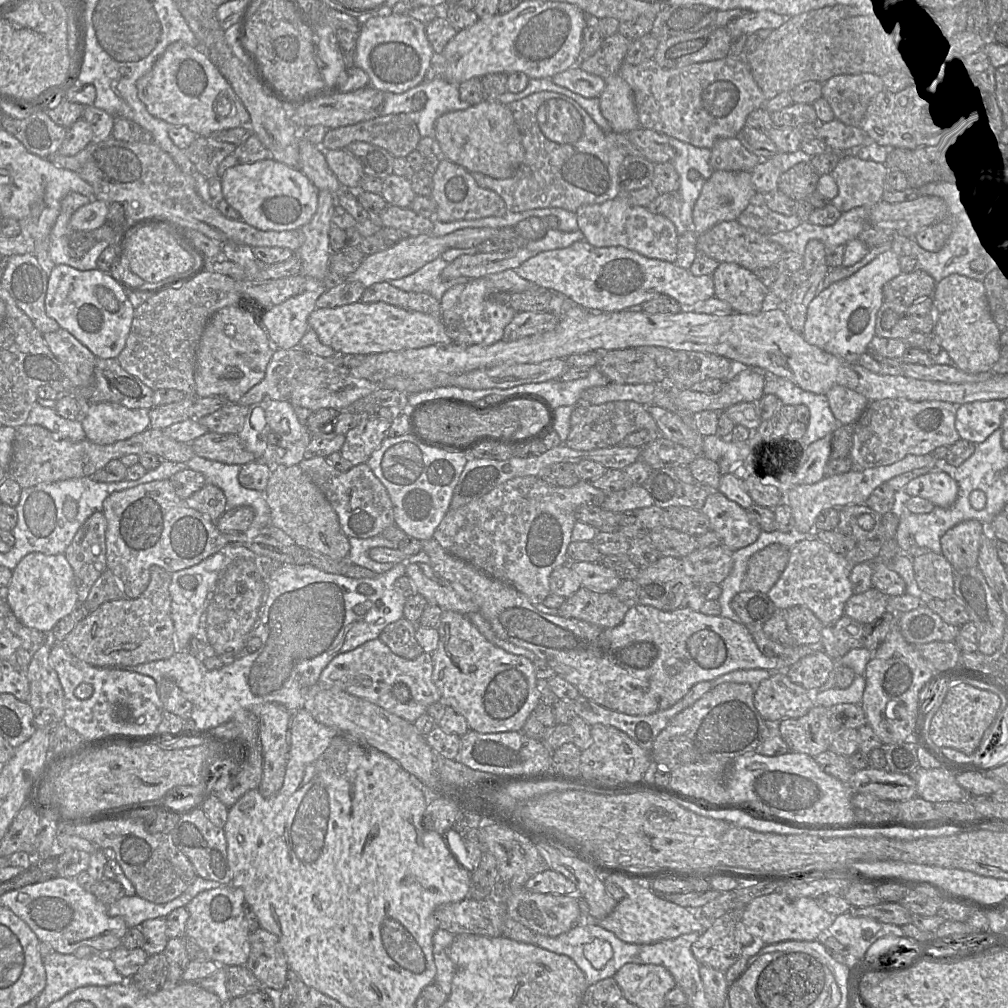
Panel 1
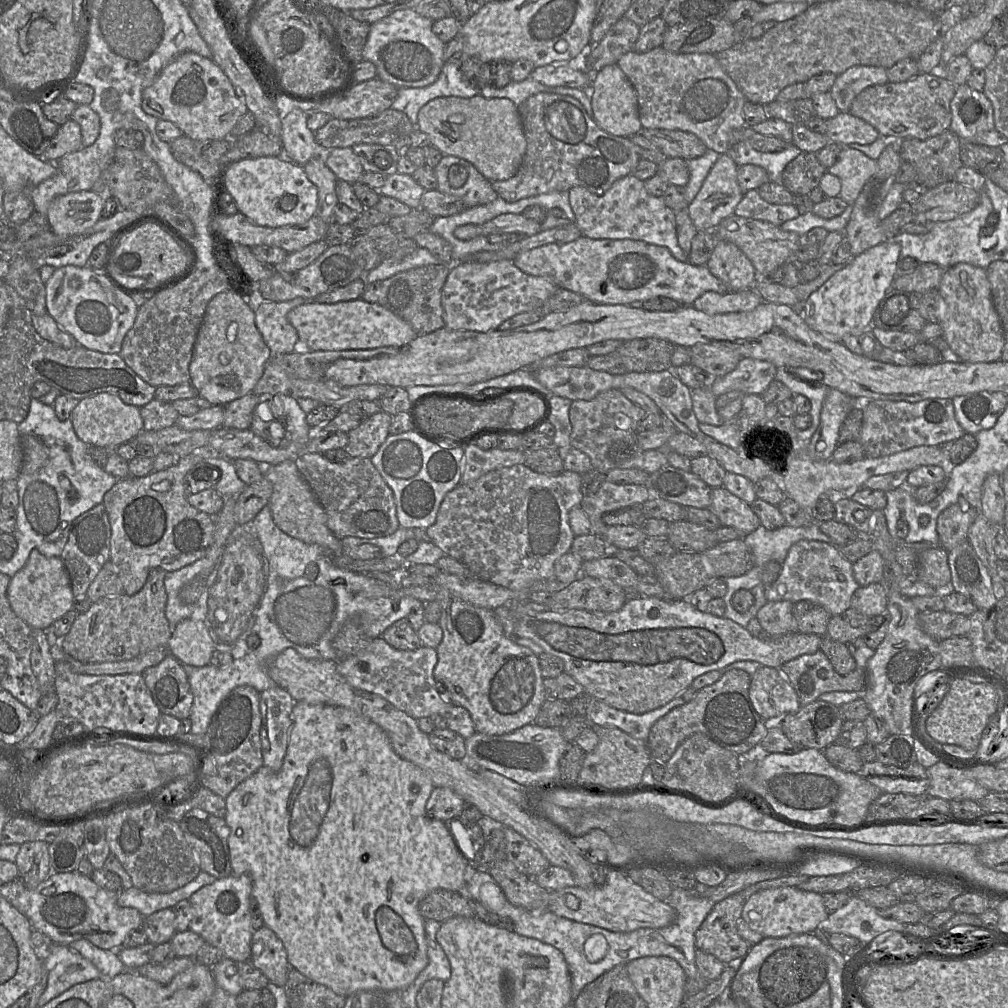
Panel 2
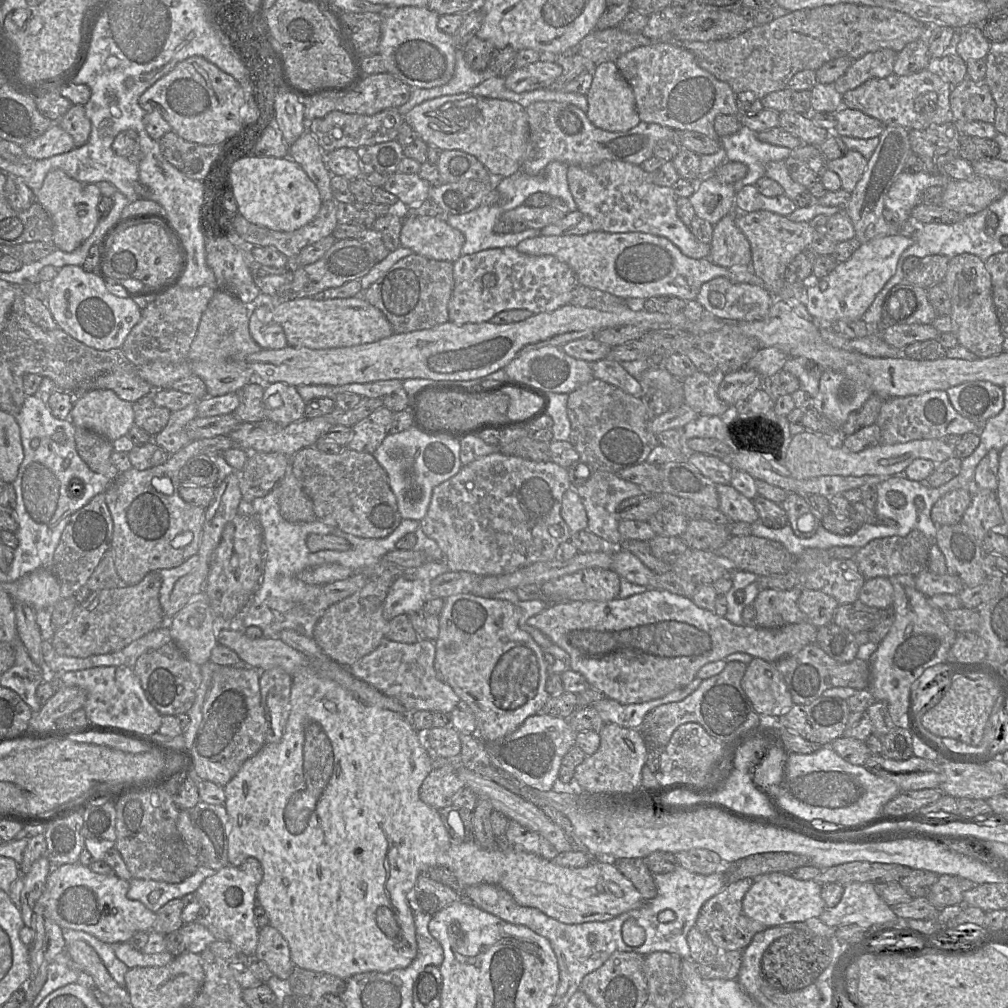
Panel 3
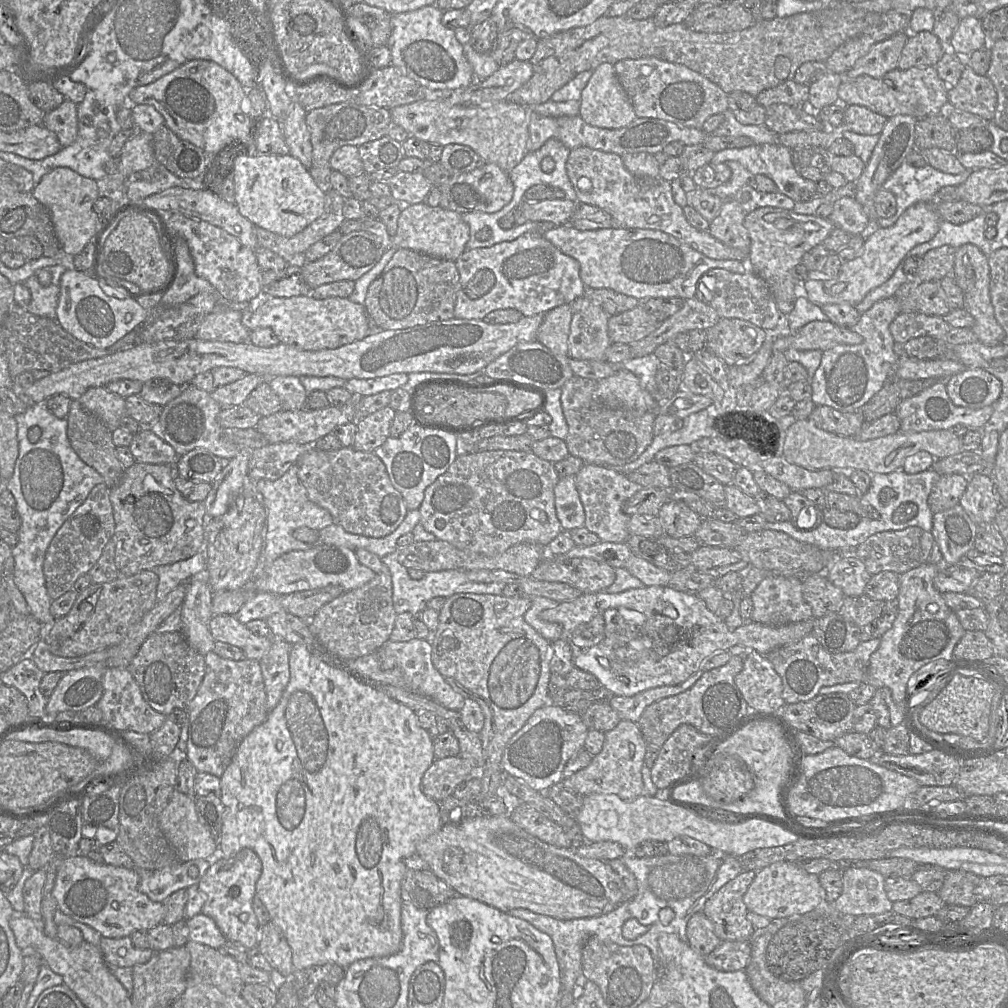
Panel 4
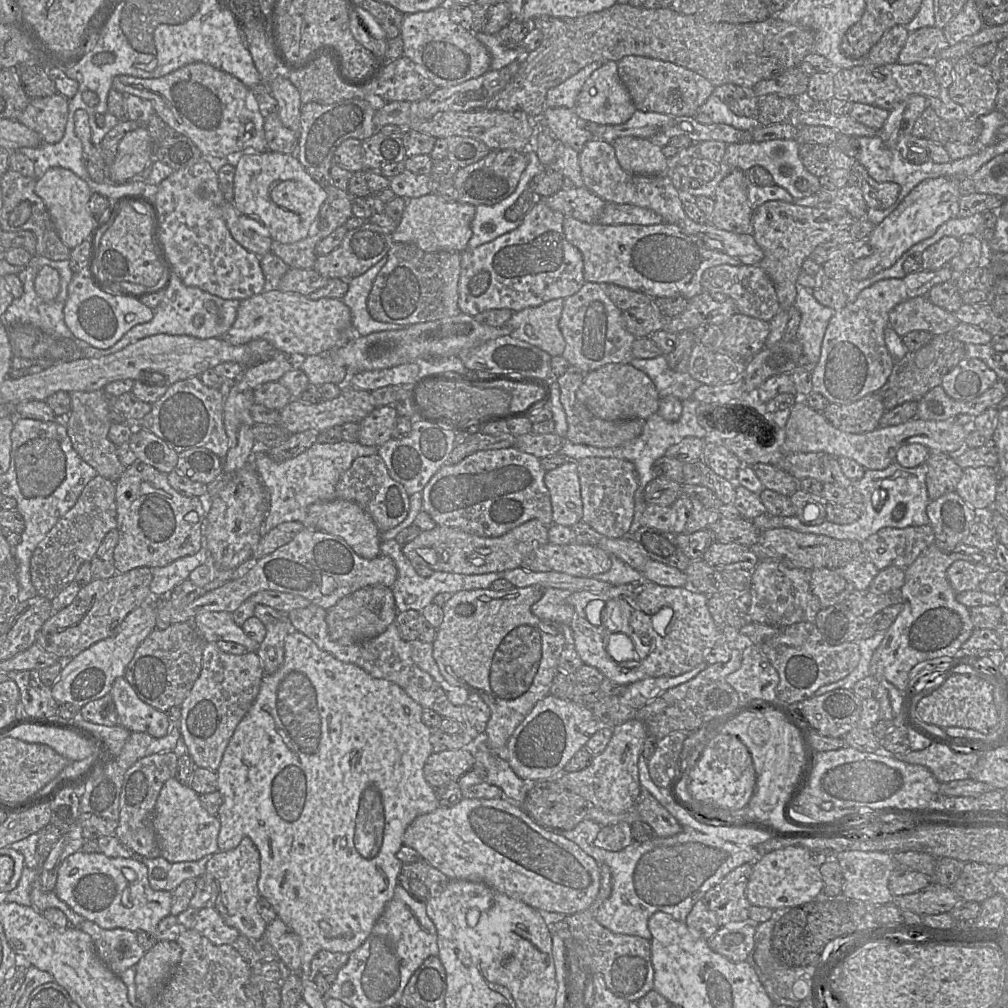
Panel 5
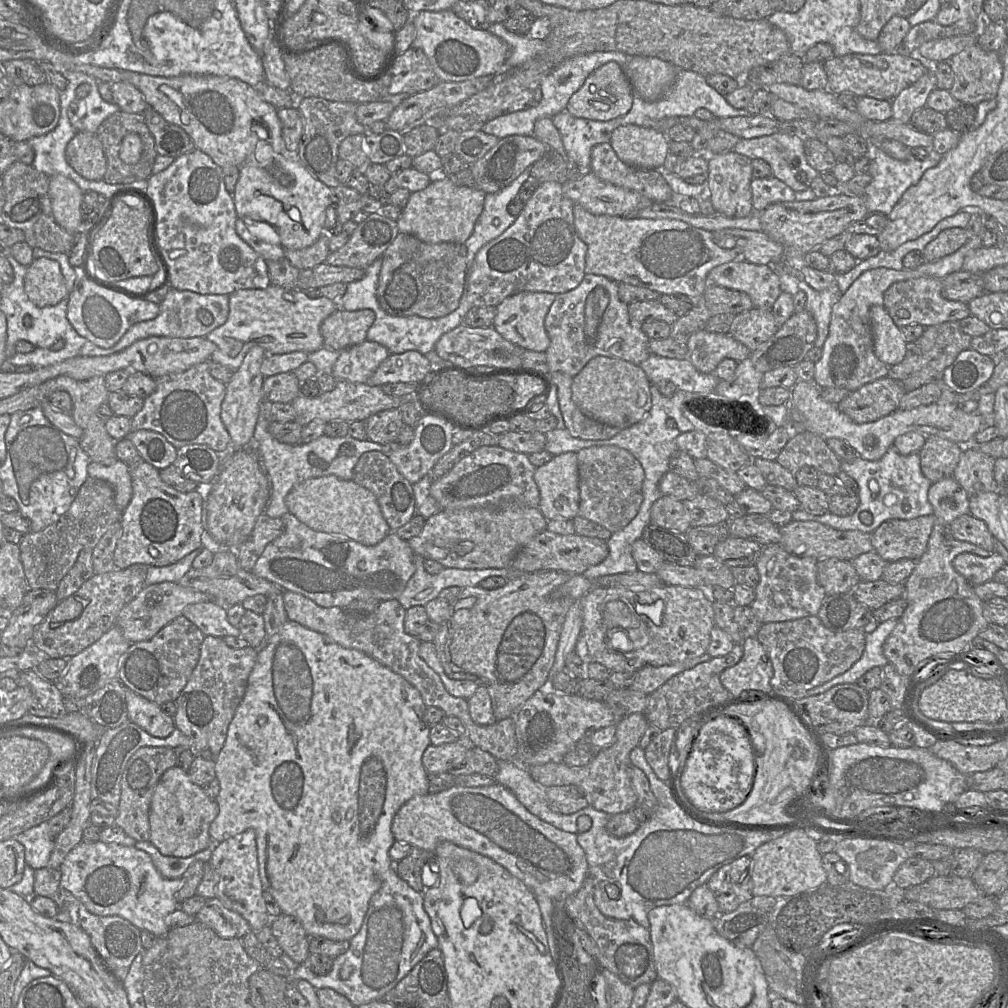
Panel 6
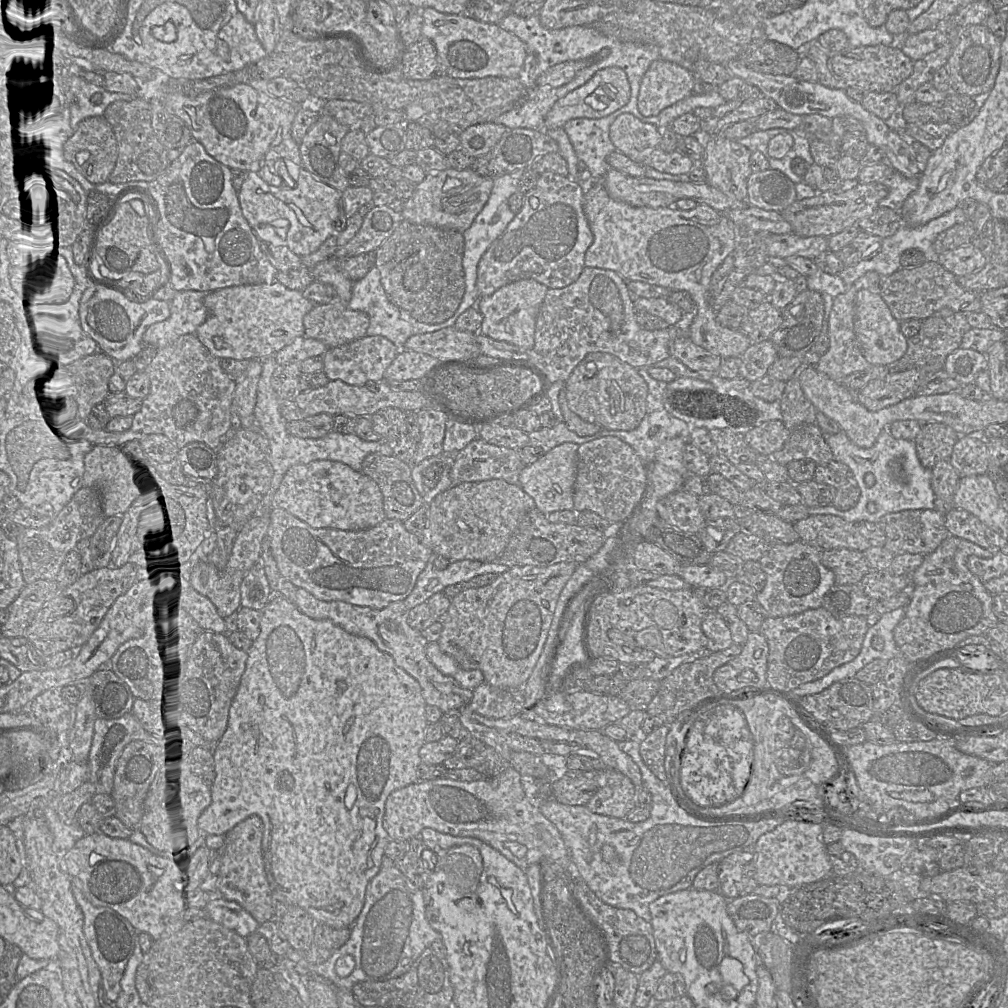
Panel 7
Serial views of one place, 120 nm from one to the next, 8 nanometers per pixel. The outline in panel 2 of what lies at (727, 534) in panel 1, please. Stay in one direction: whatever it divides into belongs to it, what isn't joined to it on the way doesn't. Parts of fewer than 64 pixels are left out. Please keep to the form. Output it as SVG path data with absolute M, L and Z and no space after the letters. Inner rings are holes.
M723 486L711 489L708 509L718 517L721 526L735 529L740 537L750 534L760 525L751 506Z

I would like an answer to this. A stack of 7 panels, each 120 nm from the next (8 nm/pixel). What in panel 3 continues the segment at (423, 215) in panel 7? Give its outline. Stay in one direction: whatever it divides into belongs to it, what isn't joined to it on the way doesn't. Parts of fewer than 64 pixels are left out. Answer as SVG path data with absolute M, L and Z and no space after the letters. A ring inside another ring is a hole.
M407 215L403 218L400 243L417 255L454 263L462 256L465 236L450 226L445 216Z

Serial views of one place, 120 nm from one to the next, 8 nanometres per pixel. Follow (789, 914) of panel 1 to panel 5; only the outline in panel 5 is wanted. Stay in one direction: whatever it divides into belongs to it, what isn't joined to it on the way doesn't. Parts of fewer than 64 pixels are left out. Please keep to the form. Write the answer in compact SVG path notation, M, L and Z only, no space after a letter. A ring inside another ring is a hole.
M788 846L768 852L752 863L746 896L751 905L771 909L792 908L821 896L823 889L820 867L811 863L811 851L801 846Z

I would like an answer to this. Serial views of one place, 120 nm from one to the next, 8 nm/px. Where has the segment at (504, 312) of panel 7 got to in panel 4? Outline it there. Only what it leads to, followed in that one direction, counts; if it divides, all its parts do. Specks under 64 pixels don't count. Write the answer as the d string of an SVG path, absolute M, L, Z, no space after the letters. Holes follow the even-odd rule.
M563 304L549 310L544 314L536 341L556 354L568 355L571 319L570 304Z

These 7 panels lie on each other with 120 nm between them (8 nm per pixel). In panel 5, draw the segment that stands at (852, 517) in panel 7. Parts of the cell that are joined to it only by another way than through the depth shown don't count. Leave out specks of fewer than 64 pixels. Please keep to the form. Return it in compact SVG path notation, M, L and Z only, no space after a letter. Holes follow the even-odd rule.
M896 461L883 470L865 470L861 479L852 481L851 483L852 487L863 497L863 510L855 522L839 525L825 520L820 524L806 525L794 515L783 517L782 526L799 532L819 534L840 540L849 539L863 542L870 535L884 527L900 529L909 526L928 525L930 524L930 520L926 509L930 499L926 485L927 471L926 462L914 468L905 468ZM880 490L885 491L885 498L881 504Z

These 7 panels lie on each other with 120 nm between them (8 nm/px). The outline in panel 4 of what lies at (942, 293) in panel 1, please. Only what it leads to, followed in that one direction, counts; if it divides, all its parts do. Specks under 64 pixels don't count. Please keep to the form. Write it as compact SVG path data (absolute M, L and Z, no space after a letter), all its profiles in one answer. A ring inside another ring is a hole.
M973 244L960 246L955 250L951 277L962 290L964 299L963 308L974 318L974 324L971 330L976 335L978 342L986 346L1001 344L1006 335L995 319L994 309L990 299L988 256Z

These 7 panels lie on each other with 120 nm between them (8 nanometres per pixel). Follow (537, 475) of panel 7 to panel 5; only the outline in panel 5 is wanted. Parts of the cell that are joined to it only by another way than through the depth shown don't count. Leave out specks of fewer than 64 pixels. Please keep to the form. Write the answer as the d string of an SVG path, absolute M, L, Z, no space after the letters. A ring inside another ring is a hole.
M568 460L546 471L544 483L550 494L553 523L571 527L581 521L583 508L577 462Z

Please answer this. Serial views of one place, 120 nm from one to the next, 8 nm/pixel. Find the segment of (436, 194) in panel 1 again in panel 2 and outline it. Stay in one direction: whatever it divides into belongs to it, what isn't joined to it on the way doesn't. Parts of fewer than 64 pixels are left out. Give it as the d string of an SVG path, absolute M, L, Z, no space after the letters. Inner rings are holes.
M445 155L434 170L437 190L460 198L466 208L488 204L499 196L491 181L464 159Z

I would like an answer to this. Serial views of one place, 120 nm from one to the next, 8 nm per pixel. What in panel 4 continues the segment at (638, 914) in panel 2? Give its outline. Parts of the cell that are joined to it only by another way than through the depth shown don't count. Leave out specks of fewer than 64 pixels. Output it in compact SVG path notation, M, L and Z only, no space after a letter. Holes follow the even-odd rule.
M475 815L460 824L443 824L436 833L417 843L416 853L456 895L476 899L503 912L528 909L562 920L589 918L614 910L624 894L621 876L606 861L585 858L573 849L543 842L516 825L509 816Z

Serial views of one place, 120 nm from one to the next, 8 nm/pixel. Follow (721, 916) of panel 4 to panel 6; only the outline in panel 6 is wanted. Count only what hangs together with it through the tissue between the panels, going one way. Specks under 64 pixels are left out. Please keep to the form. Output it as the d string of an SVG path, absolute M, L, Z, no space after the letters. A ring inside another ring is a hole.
M742 856L722 866L708 880L722 912L732 912L753 898L751 856Z

